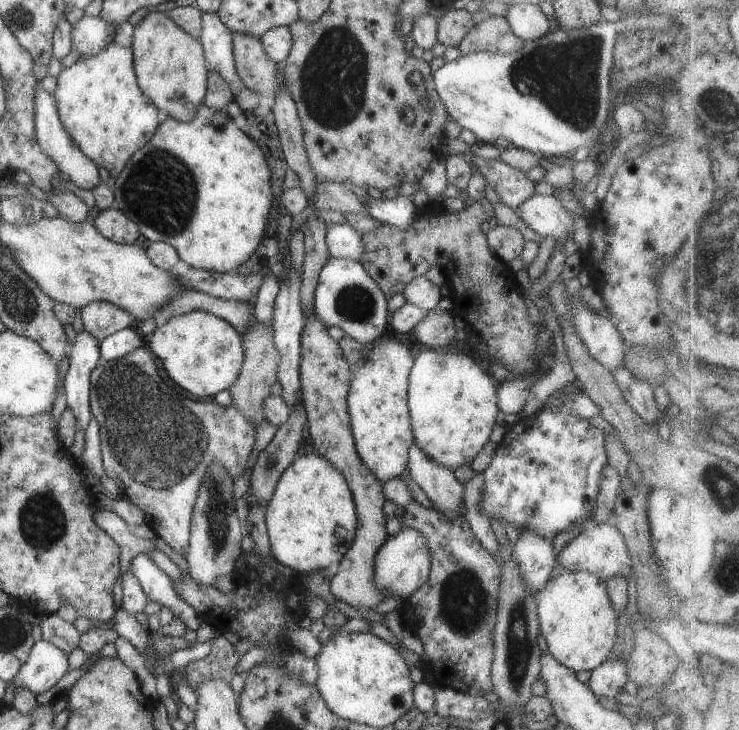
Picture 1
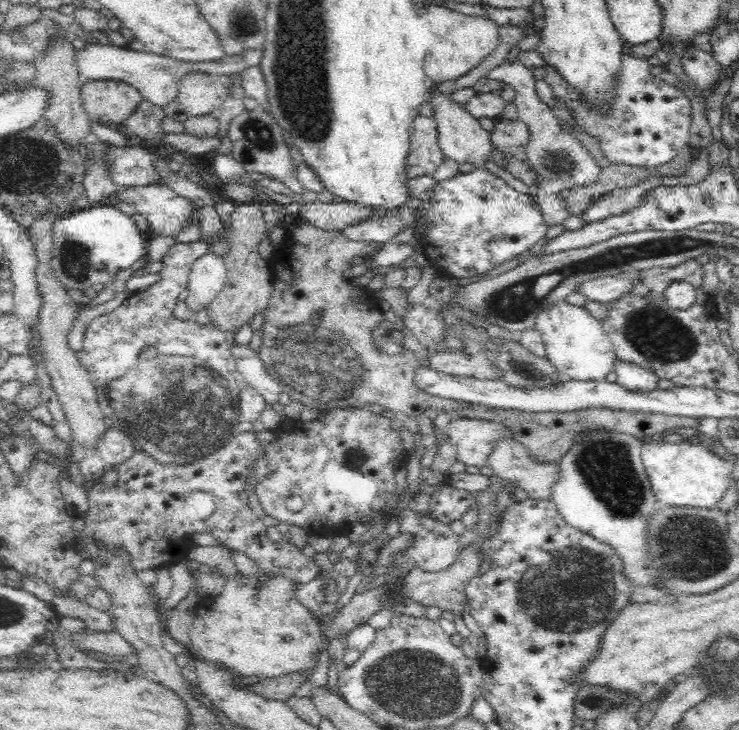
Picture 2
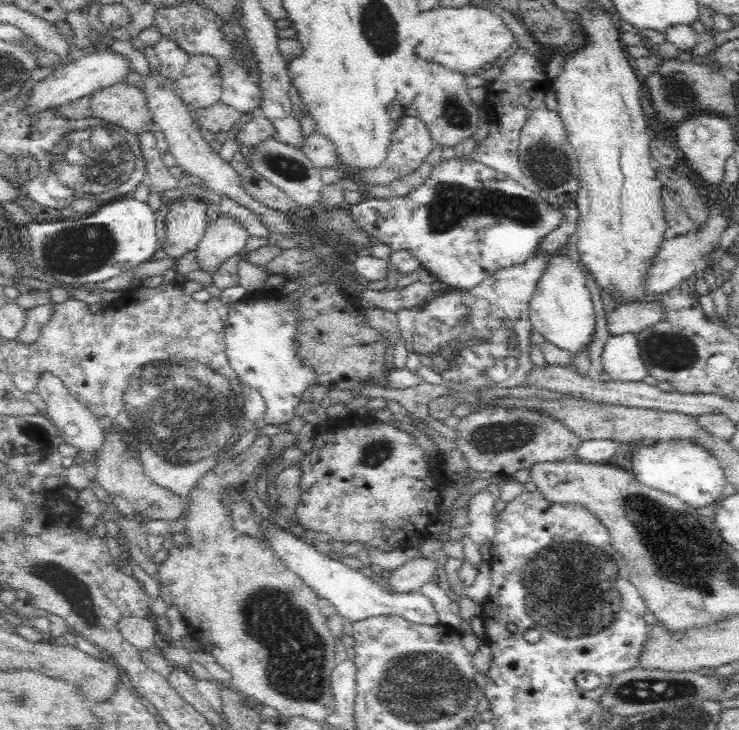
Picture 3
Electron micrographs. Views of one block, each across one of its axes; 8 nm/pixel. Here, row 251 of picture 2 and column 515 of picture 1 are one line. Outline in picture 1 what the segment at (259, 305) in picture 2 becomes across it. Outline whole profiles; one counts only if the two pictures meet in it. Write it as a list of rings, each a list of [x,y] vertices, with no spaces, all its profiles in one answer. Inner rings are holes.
[[[497,224],[494,229],[485,228],[484,235],[491,252],[506,265],[520,256],[525,244],[521,233],[511,226]]]

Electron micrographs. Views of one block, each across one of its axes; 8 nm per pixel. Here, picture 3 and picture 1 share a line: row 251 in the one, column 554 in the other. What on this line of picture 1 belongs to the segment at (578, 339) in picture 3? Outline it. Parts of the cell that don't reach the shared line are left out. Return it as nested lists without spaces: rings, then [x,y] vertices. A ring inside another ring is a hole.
[[[590,522],[589,524],[587,524],[587,528],[585,528],[585,530],[582,530],[579,534],[577,534],[577,536],[575,536],[575,538],[573,538],[573,540],[570,540],[567,544],[565,544],[565,546],[562,546],[561,550],[559,550],[557,552],[557,556],[554,558],[554,561],[556,562],[556,566],[559,566],[559,568],[563,568],[563,572],[567,571],[567,572],[588,572],[589,574],[595,574],[595,576],[598,576],[599,578],[601,578],[601,580],[607,580],[609,578],[611,578],[611,576],[615,576],[615,574],[619,574],[619,576],[623,576],[623,578],[627,578],[628,575],[628,571],[631,570],[631,574],[632,574],[632,568],[631,568],[631,564],[628,563],[626,556],[624,555],[624,543],[623,543],[623,538],[620,536],[620,533],[618,532],[618,530],[614,527],[612,522],[607,522],[607,523],[592,523]]]

